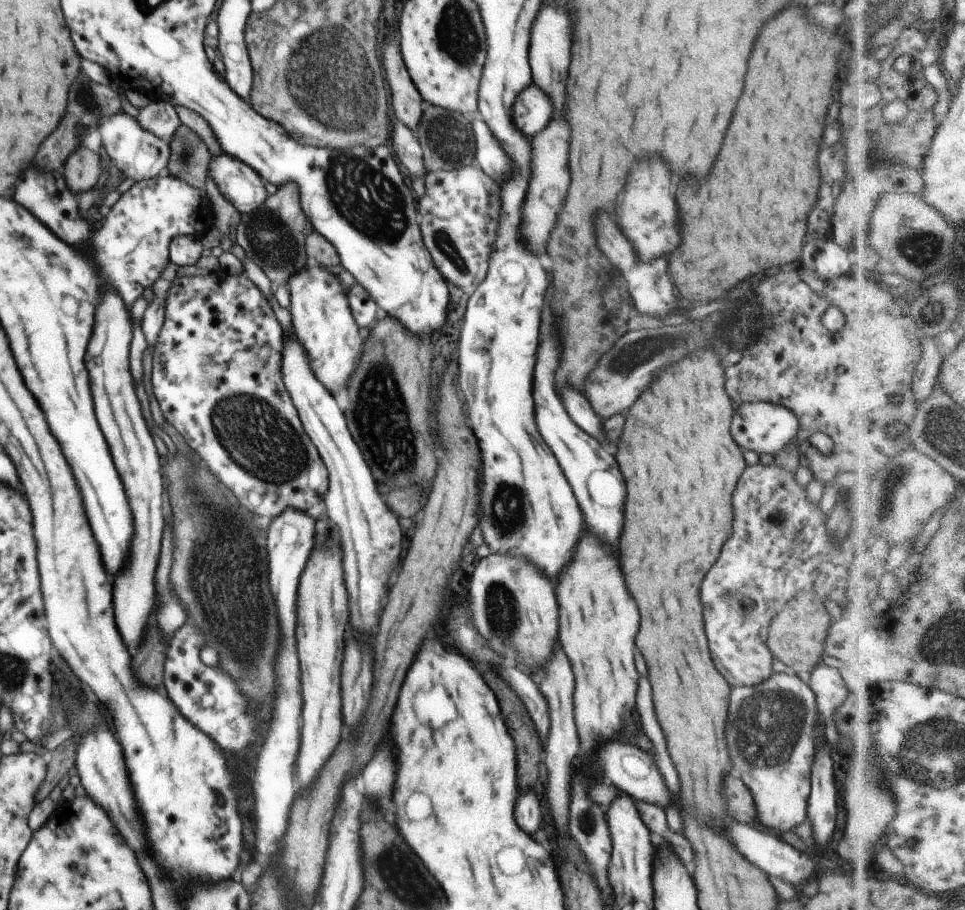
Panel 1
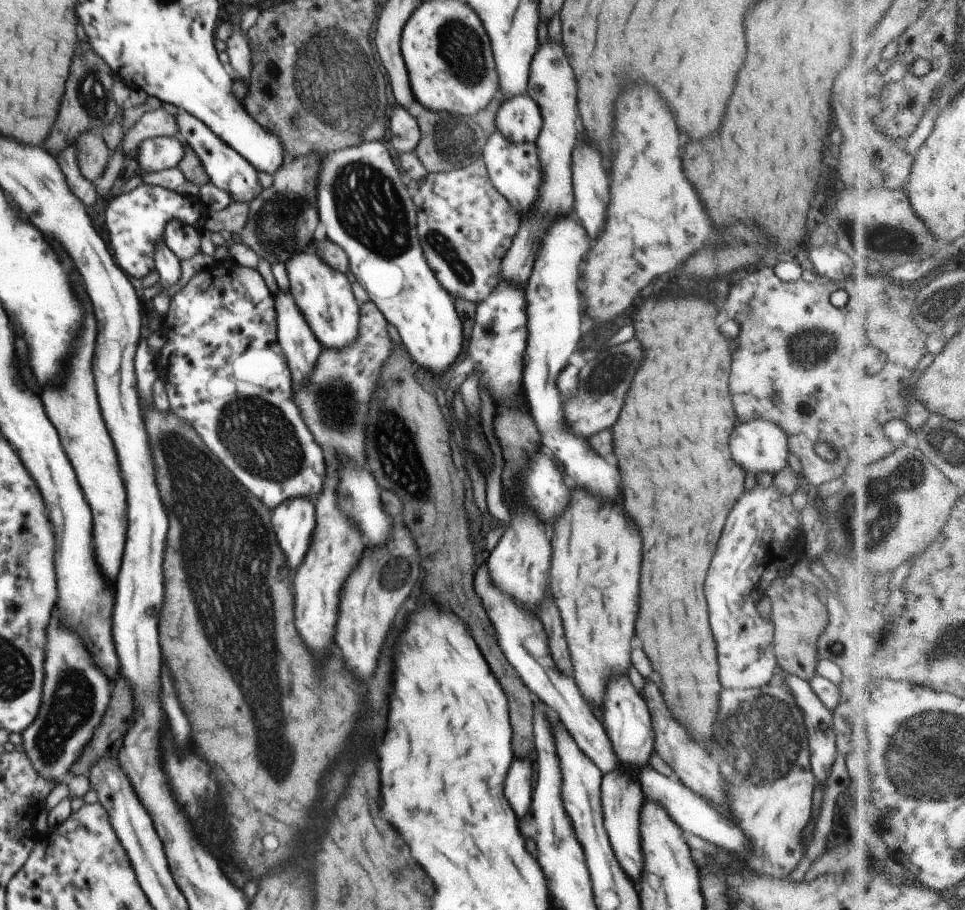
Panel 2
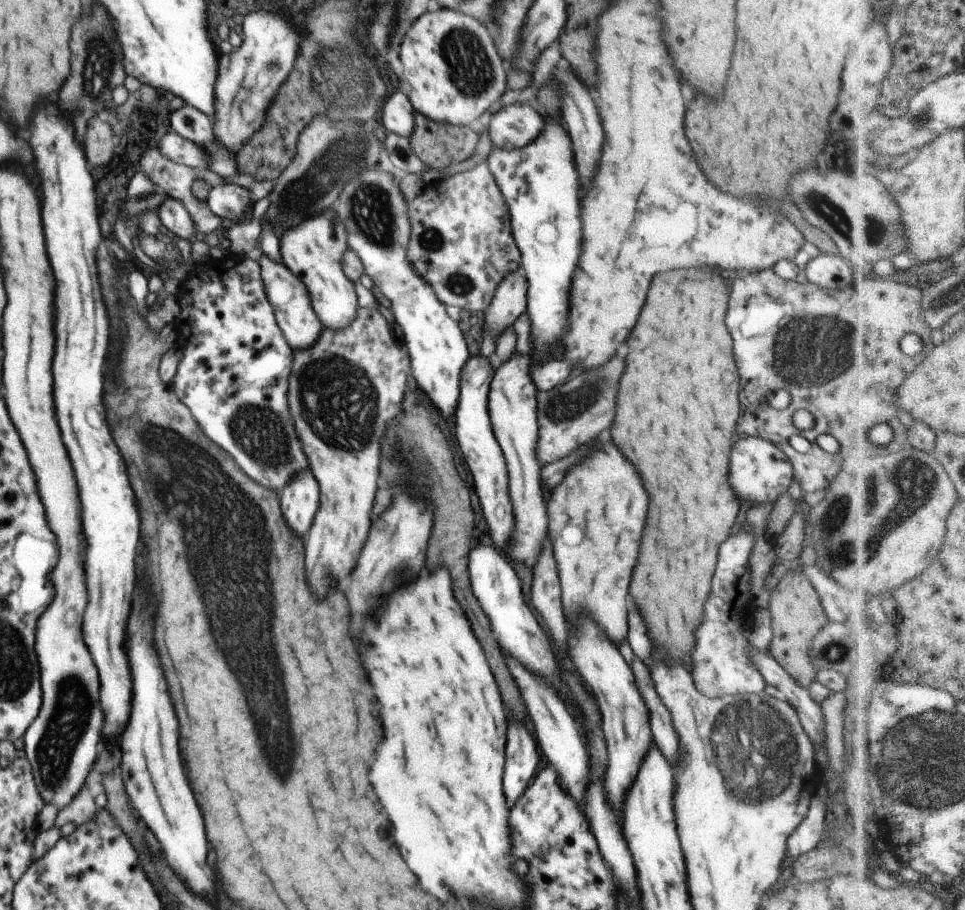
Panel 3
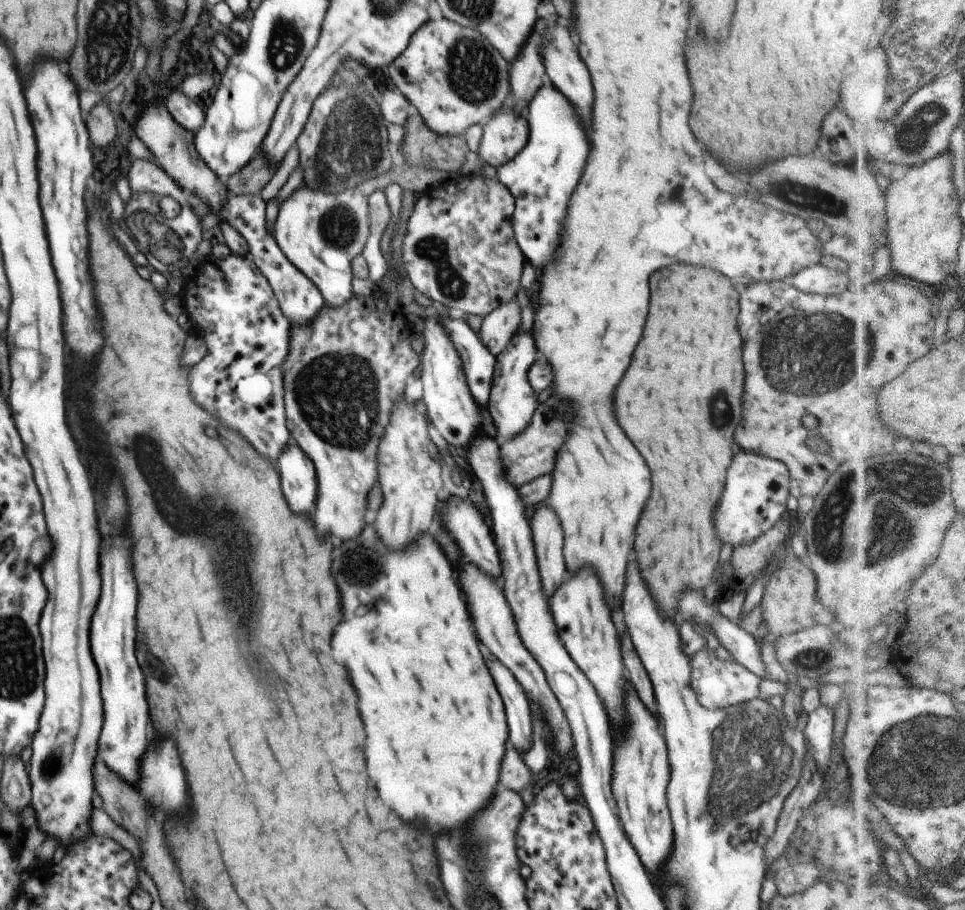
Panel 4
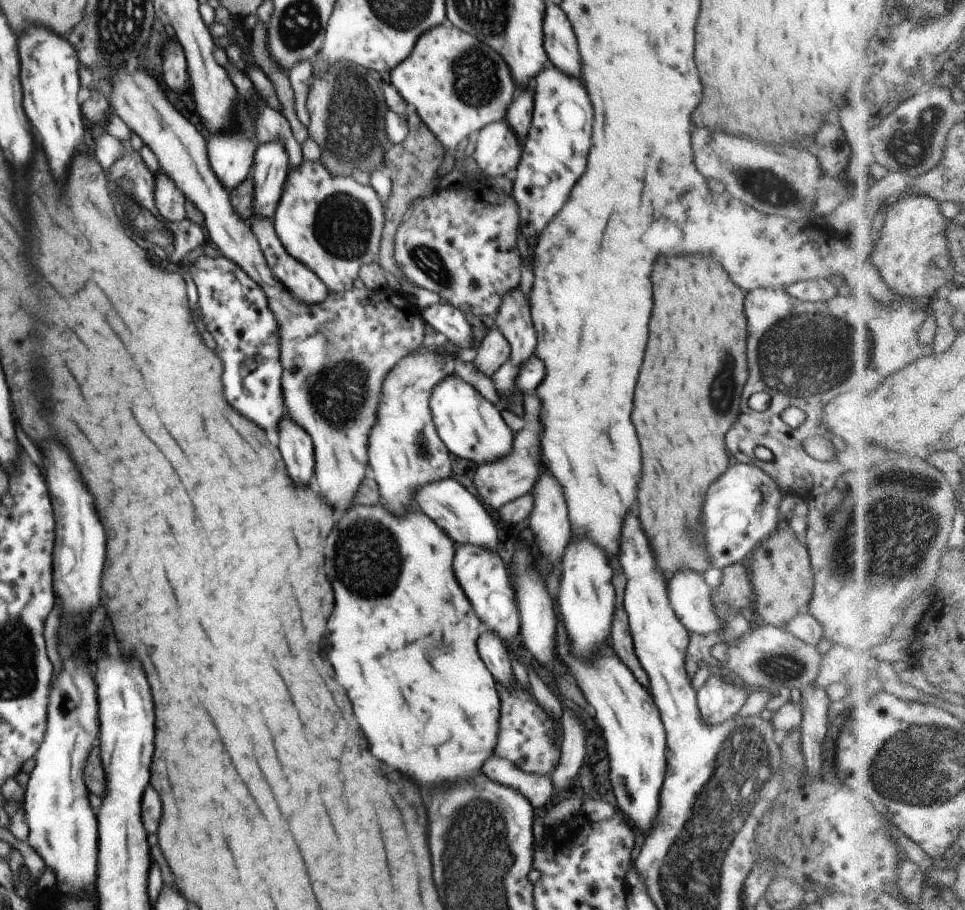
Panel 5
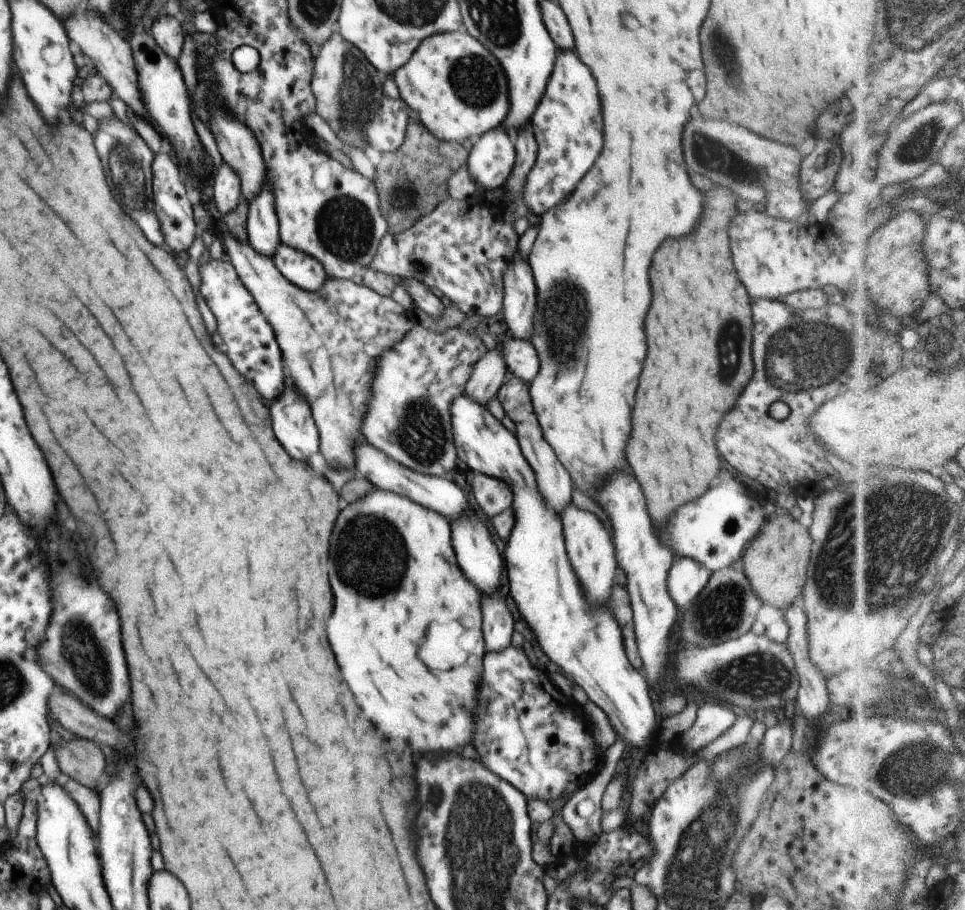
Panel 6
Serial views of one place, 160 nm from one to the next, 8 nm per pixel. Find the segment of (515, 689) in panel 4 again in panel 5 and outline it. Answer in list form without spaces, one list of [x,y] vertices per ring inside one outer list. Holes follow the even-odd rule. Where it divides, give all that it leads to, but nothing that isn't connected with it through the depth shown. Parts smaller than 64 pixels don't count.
[[[483,629],[479,639],[477,640],[478,652],[484,658],[484,664],[488,666],[488,670],[492,672],[492,676],[500,682],[510,680],[508,685],[514,683],[514,675],[512,666],[510,665],[511,658],[506,649],[506,643],[497,637],[496,633]]]

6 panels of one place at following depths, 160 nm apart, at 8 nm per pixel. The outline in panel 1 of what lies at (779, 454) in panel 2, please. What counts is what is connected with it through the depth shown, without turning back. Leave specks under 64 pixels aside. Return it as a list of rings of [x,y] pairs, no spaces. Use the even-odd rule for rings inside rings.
[[[744,403],[739,406],[740,410],[734,412],[732,420],[732,438],[742,450],[753,450],[760,454],[771,454],[774,456],[786,448],[794,439],[798,430],[799,422],[796,415],[786,407],[765,403]]]

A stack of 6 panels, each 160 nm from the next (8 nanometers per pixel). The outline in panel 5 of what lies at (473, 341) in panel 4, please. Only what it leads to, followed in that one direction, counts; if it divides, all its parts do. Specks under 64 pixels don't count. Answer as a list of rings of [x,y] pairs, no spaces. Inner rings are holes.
[[[439,301],[420,311],[424,322],[433,327],[437,332],[442,332],[442,334],[445,334],[448,339],[448,344],[454,349],[457,349],[459,346],[462,350],[468,347],[472,348],[473,343],[470,324],[466,321],[465,314],[461,310],[458,310],[450,303],[444,304],[442,301]]]

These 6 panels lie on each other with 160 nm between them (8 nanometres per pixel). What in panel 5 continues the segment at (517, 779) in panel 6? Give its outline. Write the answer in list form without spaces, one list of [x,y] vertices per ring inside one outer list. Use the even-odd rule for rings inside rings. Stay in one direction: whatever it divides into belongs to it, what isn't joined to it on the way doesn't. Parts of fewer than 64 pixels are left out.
[[[514,677],[514,683],[506,686],[498,682],[501,700],[500,716],[496,744],[492,755],[512,762],[514,766],[527,773],[550,775],[555,771],[561,759],[561,742],[557,741],[557,730],[548,713],[538,704],[536,697],[524,689]]]

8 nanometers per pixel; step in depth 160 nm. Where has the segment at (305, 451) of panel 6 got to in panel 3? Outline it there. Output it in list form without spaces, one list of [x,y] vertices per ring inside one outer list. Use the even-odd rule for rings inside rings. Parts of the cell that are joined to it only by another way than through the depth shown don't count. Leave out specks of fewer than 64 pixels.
[[[304,470],[296,474],[282,490],[280,504],[282,514],[290,528],[304,536],[316,516],[320,500],[320,487],[311,470]]]

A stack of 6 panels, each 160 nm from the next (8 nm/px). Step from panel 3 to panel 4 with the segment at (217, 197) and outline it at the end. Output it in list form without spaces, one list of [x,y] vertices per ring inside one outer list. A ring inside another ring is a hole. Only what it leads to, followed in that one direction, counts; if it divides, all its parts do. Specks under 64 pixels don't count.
[[[230,195],[222,207],[220,220],[228,222],[244,236],[249,246],[248,254],[270,283],[282,312],[292,325],[309,323],[326,306],[320,289],[290,262],[280,250],[273,233],[266,227],[266,201],[261,195]]]

